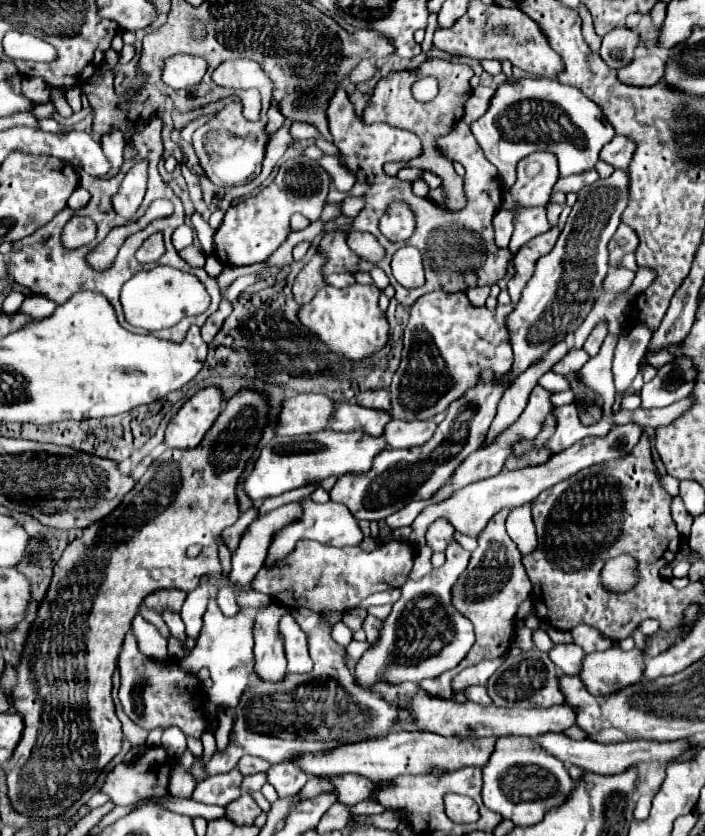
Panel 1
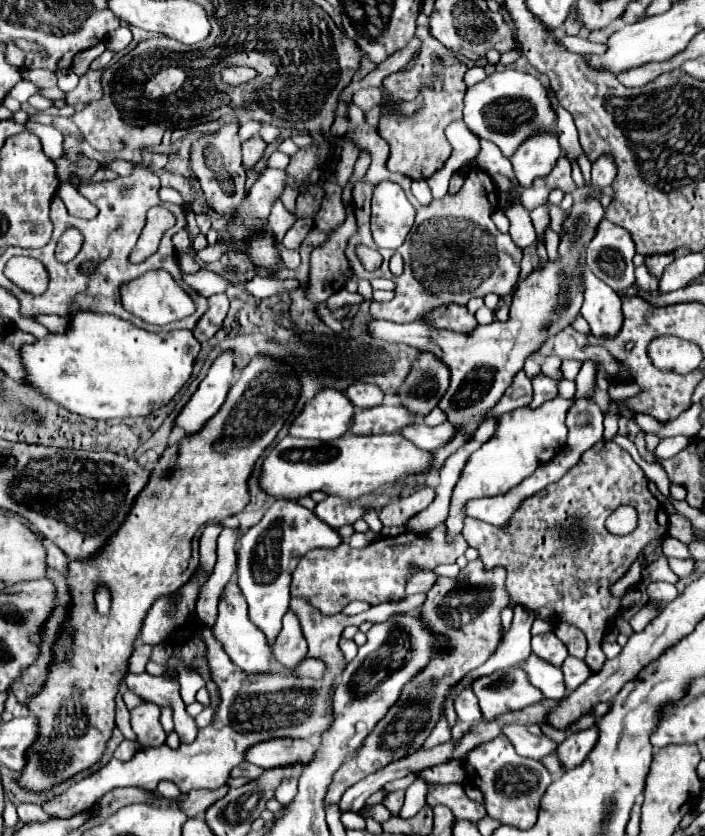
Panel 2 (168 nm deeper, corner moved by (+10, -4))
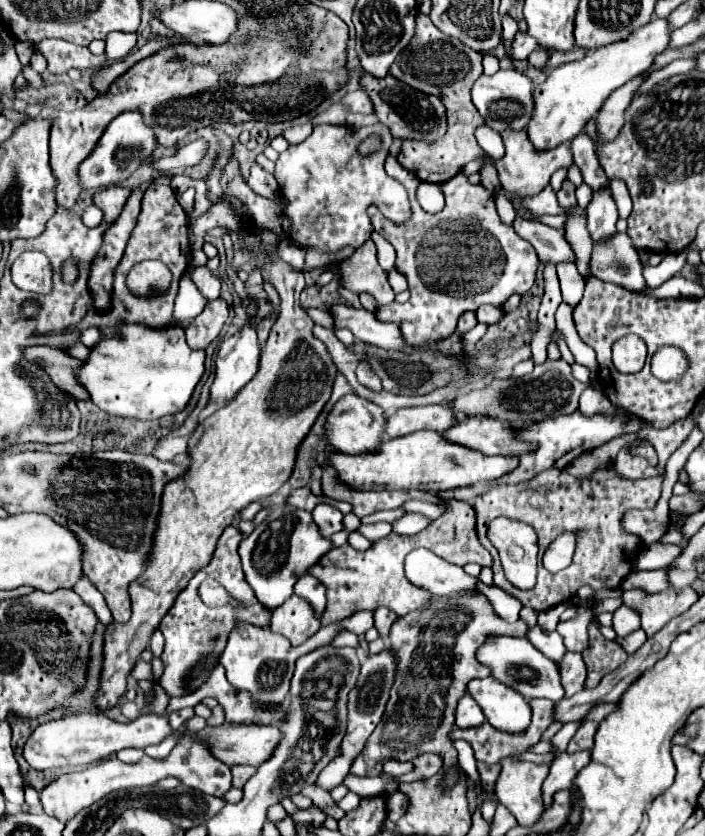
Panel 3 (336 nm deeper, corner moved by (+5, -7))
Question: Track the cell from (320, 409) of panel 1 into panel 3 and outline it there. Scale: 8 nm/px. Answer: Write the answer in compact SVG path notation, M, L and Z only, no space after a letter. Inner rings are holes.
M345 394L329 412L329 416L325 418L323 424L323 444L325 446L333 446L339 452L347 452L347 454L357 454L363 450L375 450L375 446L379 446L381 442L381 434L383 434L383 426L385 426L385 416L383 410L379 406L375 406L373 402L359 398L357 394Z

